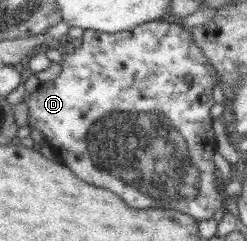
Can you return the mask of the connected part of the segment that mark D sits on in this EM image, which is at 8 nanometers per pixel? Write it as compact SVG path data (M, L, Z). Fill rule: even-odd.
M160 19L151 22L142 22L131 30L121 31L115 34L83 30L82 43L73 51L62 55L60 63L61 72L53 81L40 83L34 93L24 93L22 102L27 105L28 125L33 127L45 136L53 156L56 160L72 171L81 181L86 184L108 189L116 193L121 199L135 209L161 208L174 209L180 211L196 221L209 219L219 208L225 208L225 200L219 195L219 188L214 181L213 154L216 151L215 135L211 128L212 117L209 108L214 104L212 89L218 84L217 75L213 71L213 66L203 57L201 51L193 45L189 28L182 27L173 19ZM189 77L191 83L187 85L185 78Z

